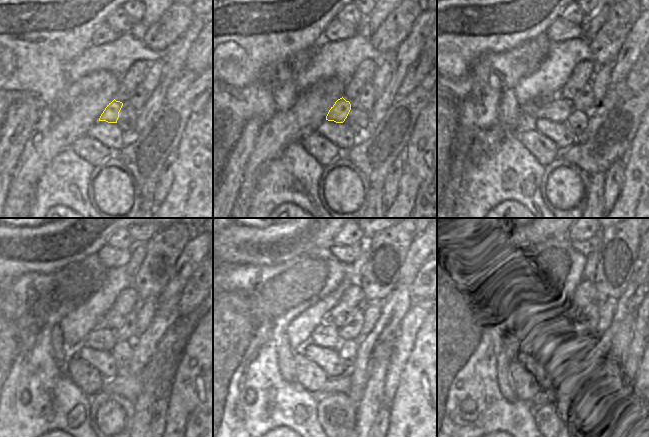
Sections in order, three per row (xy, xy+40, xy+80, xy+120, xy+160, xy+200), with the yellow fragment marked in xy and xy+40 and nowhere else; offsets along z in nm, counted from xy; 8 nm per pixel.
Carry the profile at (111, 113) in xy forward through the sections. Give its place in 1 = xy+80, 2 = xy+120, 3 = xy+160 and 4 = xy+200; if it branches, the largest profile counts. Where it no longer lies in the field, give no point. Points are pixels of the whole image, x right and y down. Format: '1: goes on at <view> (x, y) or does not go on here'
1: goes on at xy+80 (558, 110)
2: goes on at xy+120 (102, 337)
3: goes on at xy+160 (326, 336)
4: goes on at xy+200 (545, 340)

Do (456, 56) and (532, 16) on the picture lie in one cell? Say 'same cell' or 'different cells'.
same cell

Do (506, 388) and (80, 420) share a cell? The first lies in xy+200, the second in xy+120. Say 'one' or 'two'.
two

